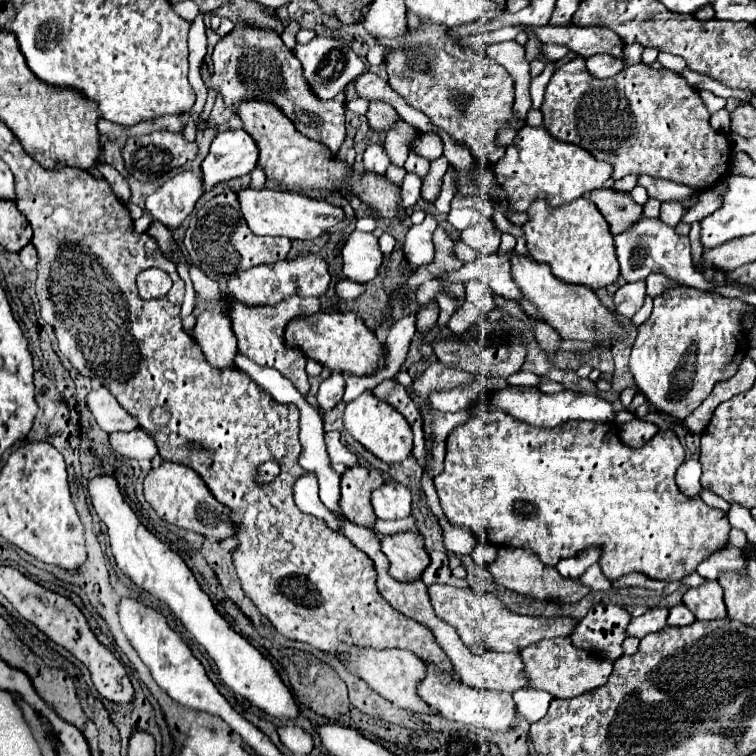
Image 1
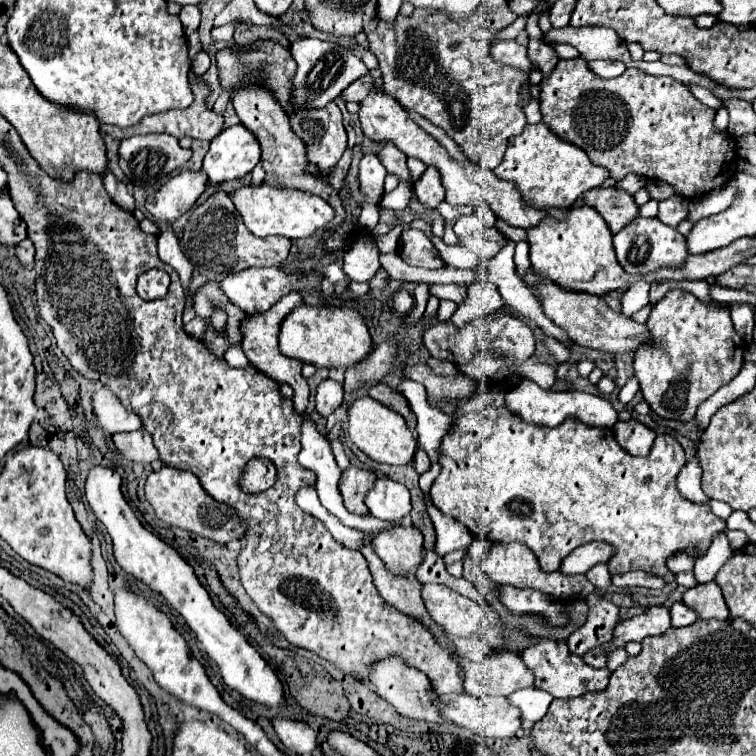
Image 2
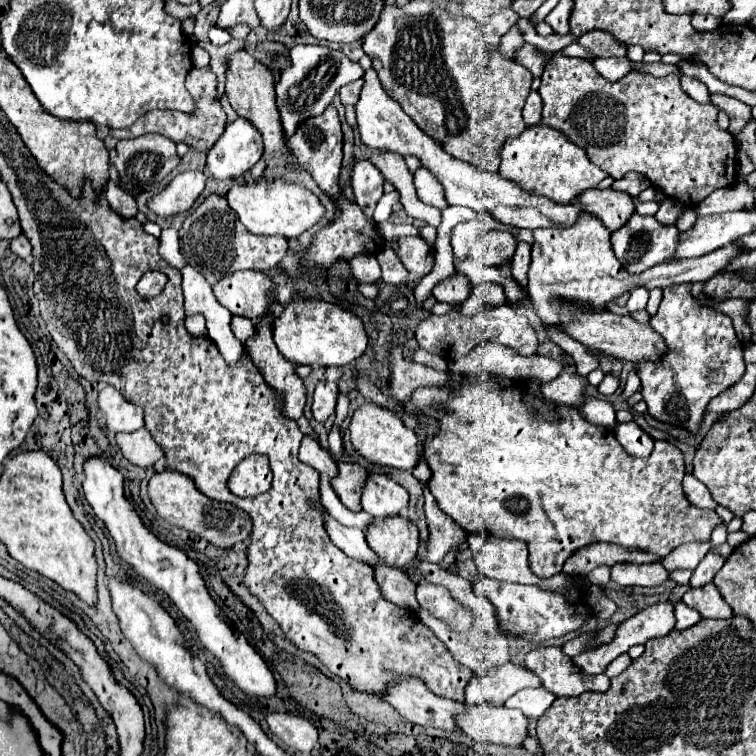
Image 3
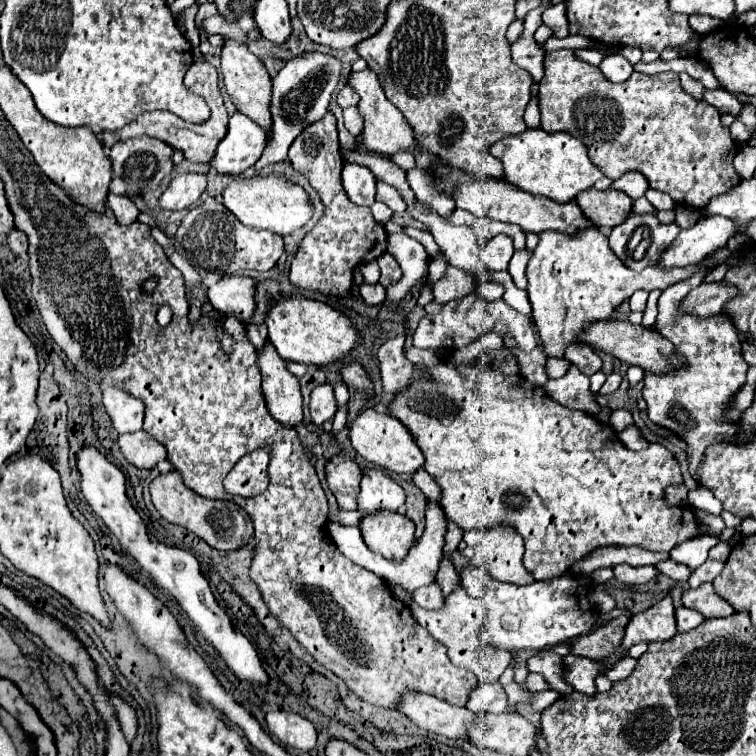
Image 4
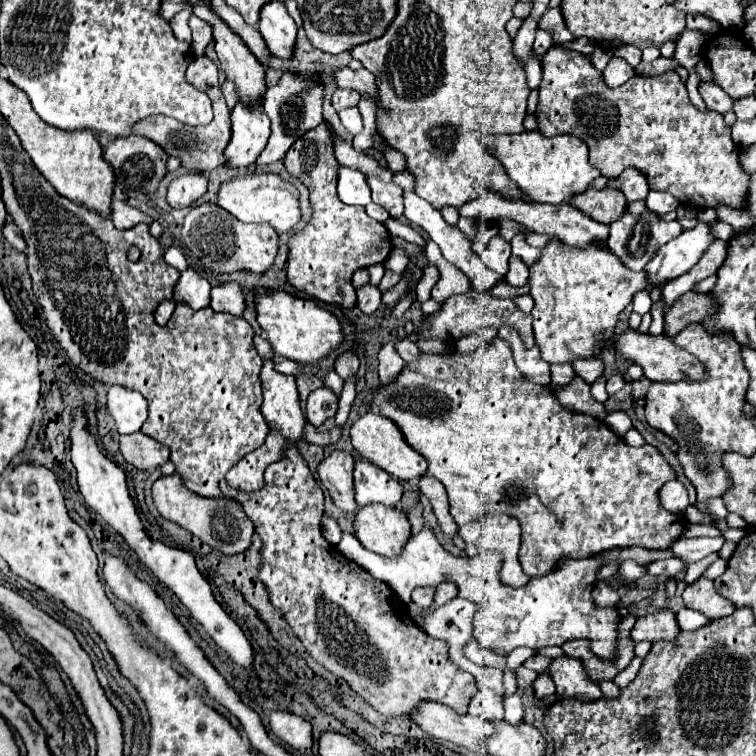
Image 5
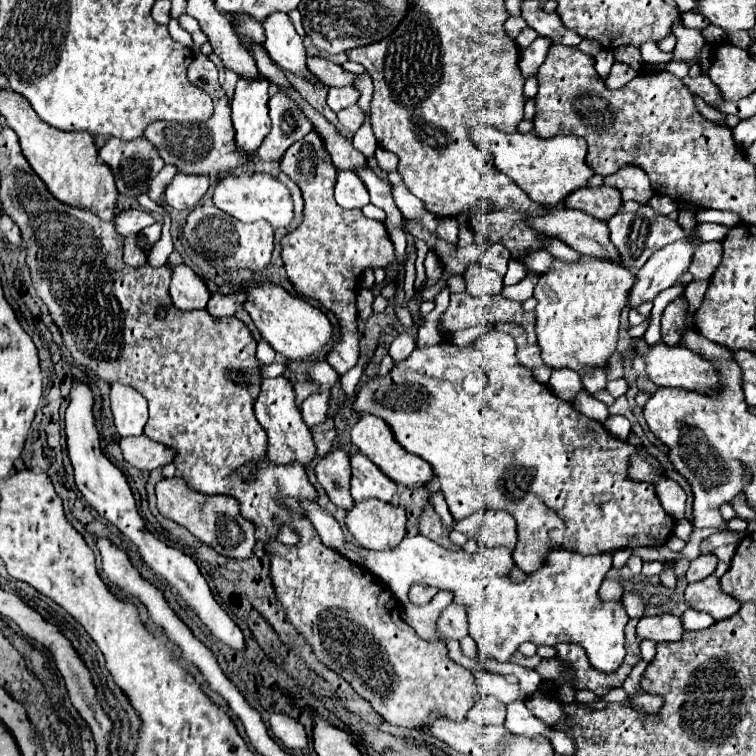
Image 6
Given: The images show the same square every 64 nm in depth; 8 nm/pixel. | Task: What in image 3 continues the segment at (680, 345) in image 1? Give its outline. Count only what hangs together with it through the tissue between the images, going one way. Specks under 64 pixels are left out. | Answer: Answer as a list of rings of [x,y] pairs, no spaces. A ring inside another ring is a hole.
[[[689,283],[664,289],[658,314],[650,318],[650,326],[666,340],[668,354],[658,364],[638,364],[648,414],[658,422],[696,432],[704,420],[708,402],[742,378],[746,370],[742,342],[736,338],[730,318],[714,308],[696,304]]]

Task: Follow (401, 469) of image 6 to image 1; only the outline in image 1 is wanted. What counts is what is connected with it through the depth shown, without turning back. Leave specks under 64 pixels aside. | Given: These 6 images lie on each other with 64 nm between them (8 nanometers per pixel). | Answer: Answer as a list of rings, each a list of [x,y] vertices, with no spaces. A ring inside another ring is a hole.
[[[364,392],[356,400],[346,404],[344,426],[356,442],[360,442],[368,452],[372,452],[378,460],[386,464],[402,462],[412,452],[412,428],[406,422],[406,418],[400,412],[396,412],[390,404],[372,398],[370,392]]]

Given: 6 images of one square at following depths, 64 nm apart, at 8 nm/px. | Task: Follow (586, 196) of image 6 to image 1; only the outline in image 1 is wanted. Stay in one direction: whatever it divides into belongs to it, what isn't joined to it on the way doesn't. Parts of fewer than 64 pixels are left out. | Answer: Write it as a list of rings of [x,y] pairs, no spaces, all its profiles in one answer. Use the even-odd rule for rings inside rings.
[[[600,188],[592,190],[588,198],[606,218],[606,222],[610,224],[610,232],[614,236],[618,236],[620,232],[624,232],[624,228],[630,228],[636,220],[642,218],[642,206],[638,206],[630,194]]]

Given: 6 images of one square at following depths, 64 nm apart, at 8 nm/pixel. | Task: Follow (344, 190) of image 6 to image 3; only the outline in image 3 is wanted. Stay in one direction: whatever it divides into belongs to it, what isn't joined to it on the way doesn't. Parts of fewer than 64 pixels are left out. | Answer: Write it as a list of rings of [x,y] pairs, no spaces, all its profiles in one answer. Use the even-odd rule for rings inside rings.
[[[358,160],[350,168],[350,186],[354,192],[356,204],[366,212],[368,218],[374,214],[374,206],[382,196],[382,184],[384,178],[368,160]]]

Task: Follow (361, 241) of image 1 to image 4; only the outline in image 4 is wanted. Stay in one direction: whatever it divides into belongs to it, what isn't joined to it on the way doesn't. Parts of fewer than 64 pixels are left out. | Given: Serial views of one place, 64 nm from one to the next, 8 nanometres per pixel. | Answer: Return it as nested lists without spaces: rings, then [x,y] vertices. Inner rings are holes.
[[[374,260],[374,262],[366,262],[366,264],[358,266],[358,268],[360,268],[360,272],[362,272],[362,276],[364,276],[364,282],[366,282],[366,284],[376,284],[376,282],[378,282],[381,272],[376,260]]]

